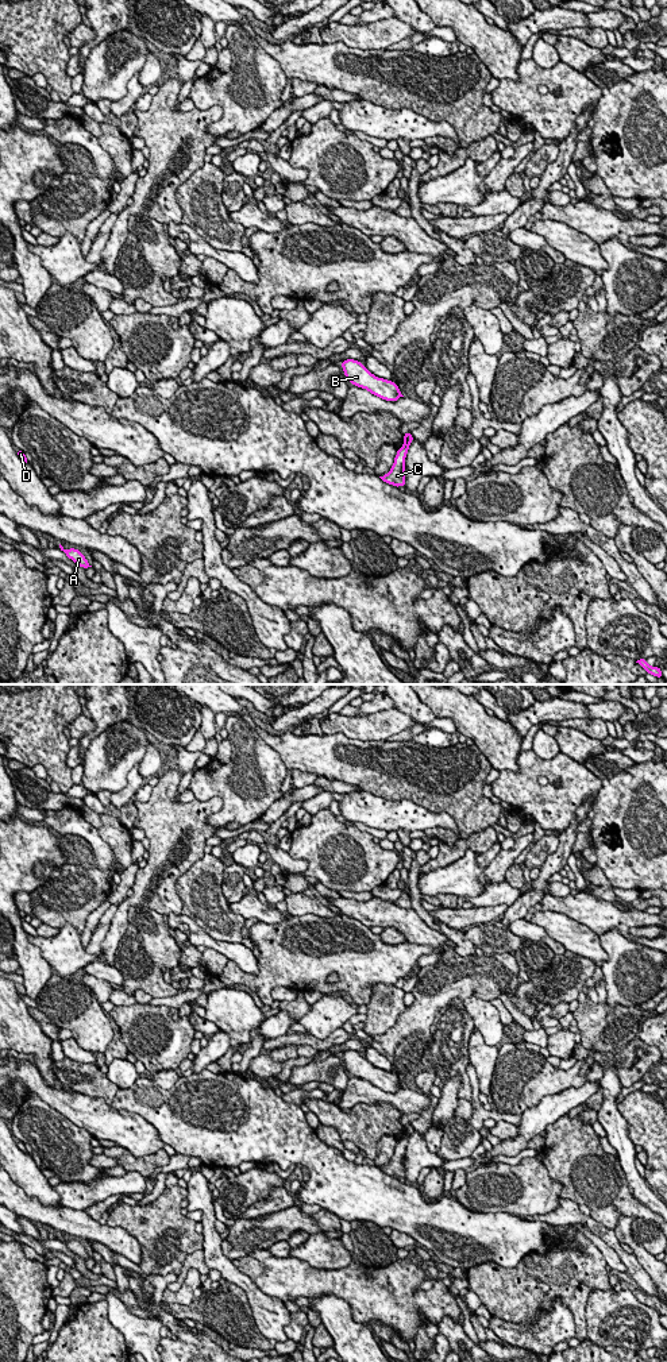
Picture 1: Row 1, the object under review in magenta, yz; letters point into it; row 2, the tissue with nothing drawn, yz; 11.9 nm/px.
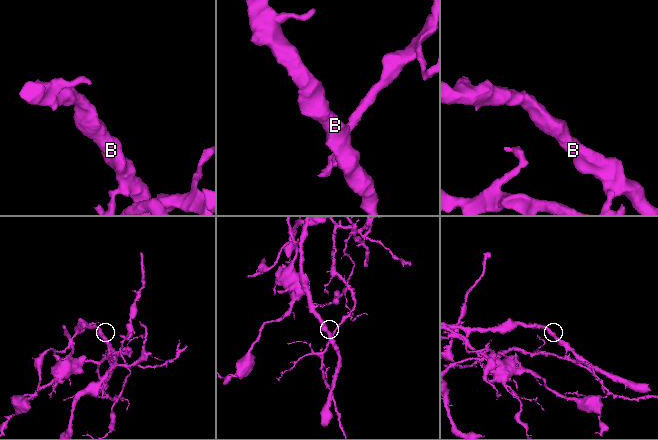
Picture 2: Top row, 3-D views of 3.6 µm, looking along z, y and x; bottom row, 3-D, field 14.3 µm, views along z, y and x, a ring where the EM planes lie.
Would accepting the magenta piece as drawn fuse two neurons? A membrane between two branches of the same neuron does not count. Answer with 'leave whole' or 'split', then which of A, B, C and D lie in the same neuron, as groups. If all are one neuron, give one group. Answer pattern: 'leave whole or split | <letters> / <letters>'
split | A C D / B

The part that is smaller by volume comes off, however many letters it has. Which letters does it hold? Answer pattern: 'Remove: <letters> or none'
Remove: A, C, D

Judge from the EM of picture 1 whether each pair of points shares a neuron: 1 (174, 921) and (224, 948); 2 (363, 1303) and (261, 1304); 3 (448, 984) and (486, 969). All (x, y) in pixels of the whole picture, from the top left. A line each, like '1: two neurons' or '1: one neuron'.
1: one neuron
2: two neurons
3: one neuron

